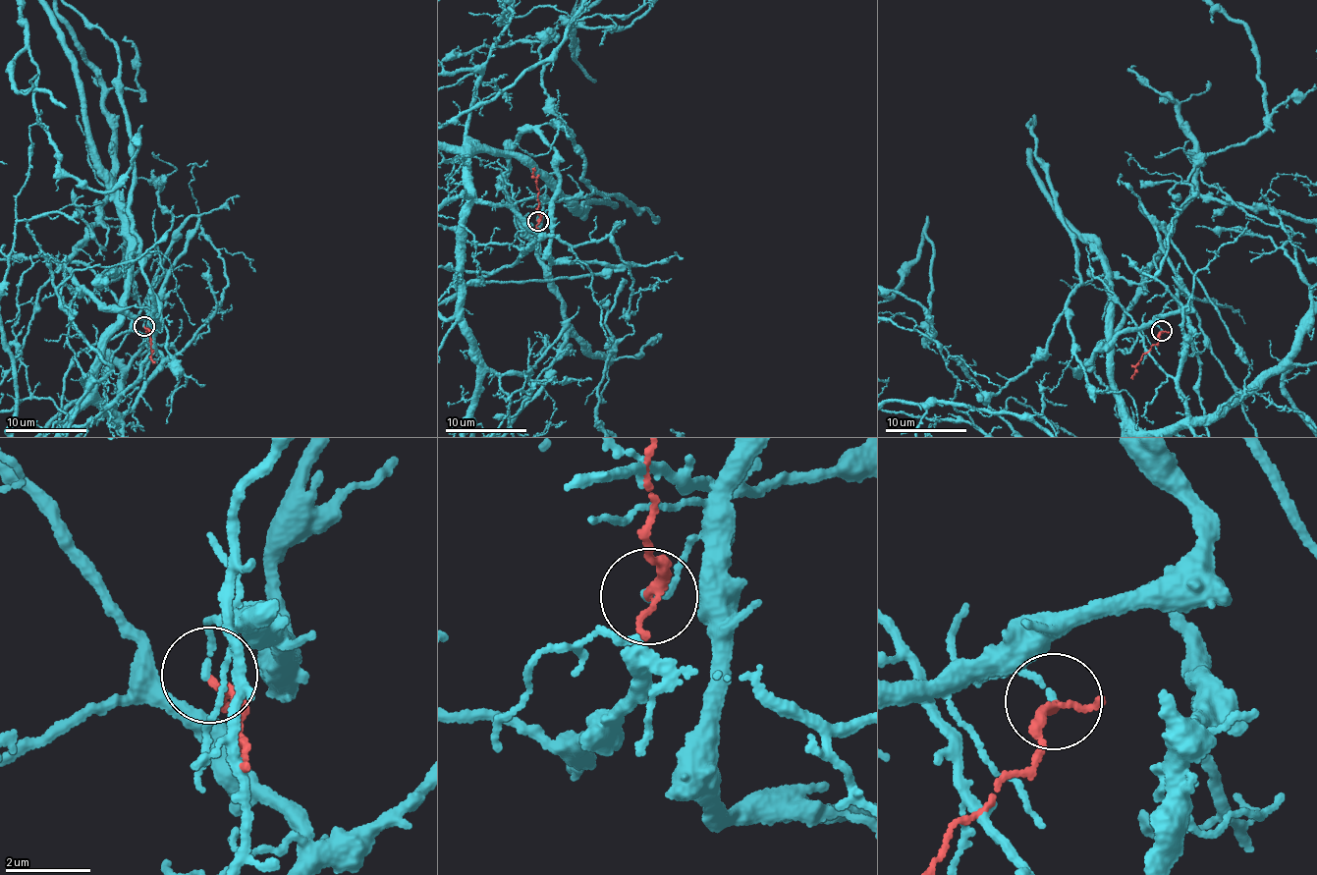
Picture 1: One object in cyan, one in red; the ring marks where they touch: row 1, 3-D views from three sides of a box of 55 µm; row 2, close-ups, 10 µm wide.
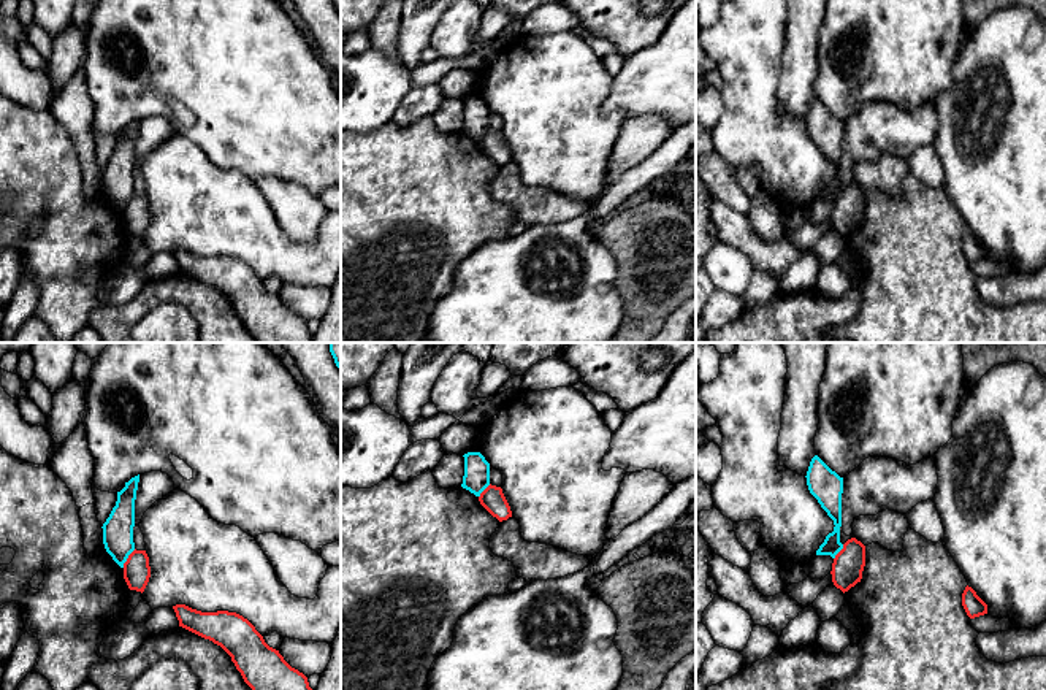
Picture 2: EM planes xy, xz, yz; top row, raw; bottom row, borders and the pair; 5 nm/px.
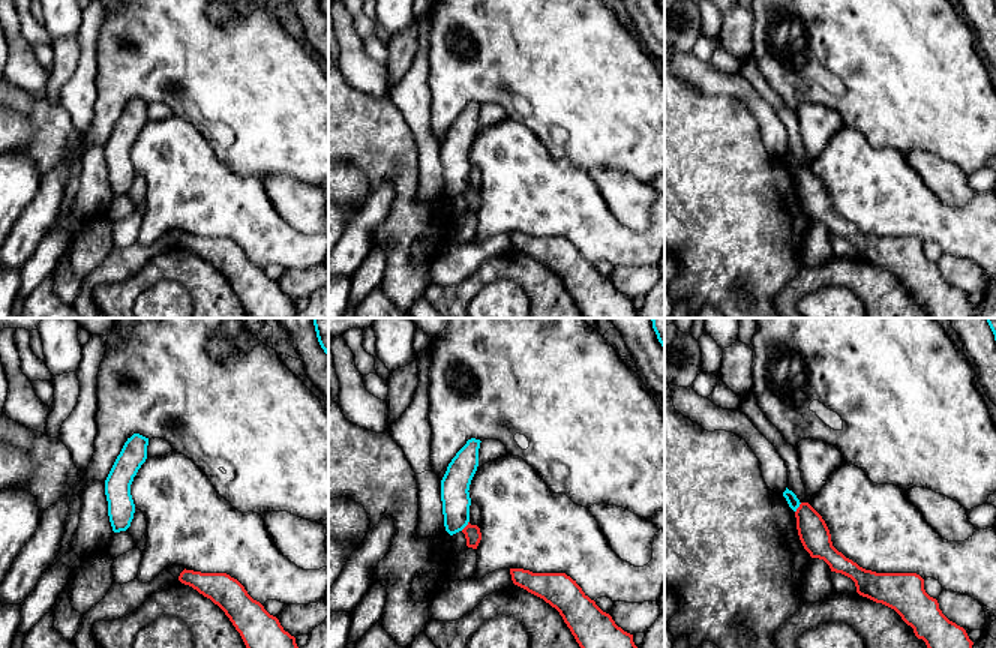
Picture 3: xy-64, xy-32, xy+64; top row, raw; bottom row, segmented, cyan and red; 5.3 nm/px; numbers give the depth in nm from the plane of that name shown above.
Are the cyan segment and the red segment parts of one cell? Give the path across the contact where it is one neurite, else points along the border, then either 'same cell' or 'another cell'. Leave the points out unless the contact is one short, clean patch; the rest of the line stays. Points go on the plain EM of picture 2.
another cell

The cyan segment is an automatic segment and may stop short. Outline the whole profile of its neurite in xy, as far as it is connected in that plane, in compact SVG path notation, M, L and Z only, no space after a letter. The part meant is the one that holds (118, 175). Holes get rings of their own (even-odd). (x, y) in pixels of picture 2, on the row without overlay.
M139 119L125 127L125 132L117 136L116 151L101 171L105 194L120 213L135 195L133 171L138 127Z

